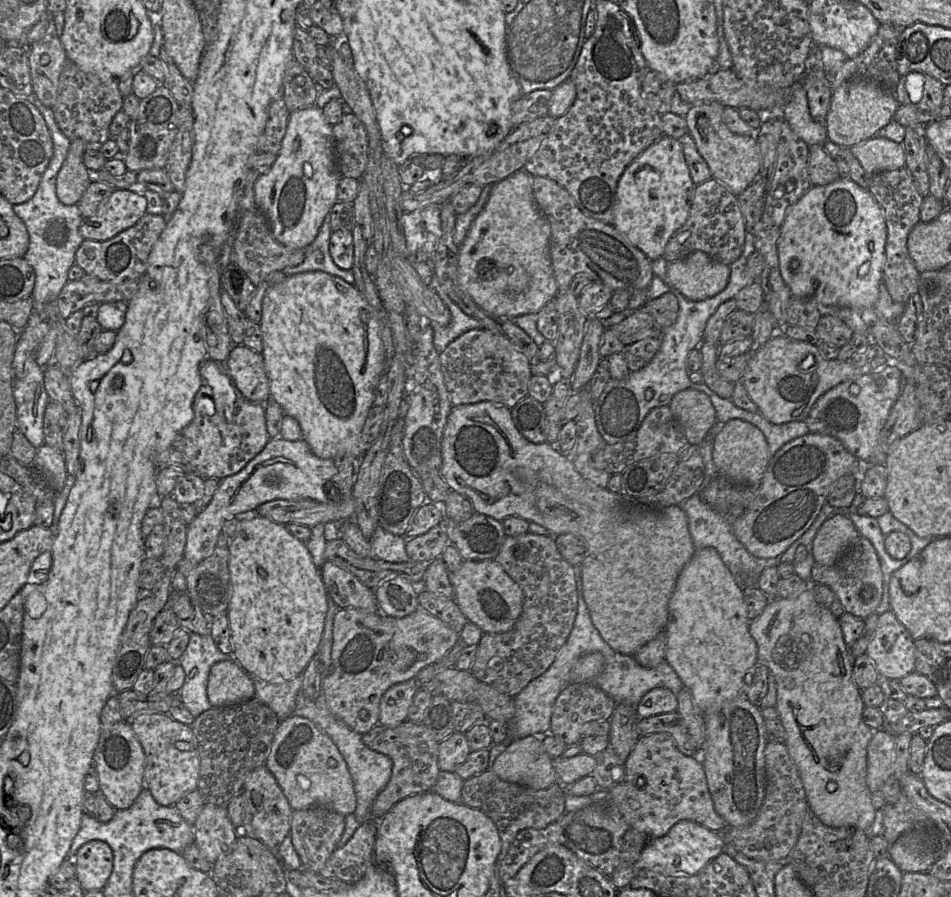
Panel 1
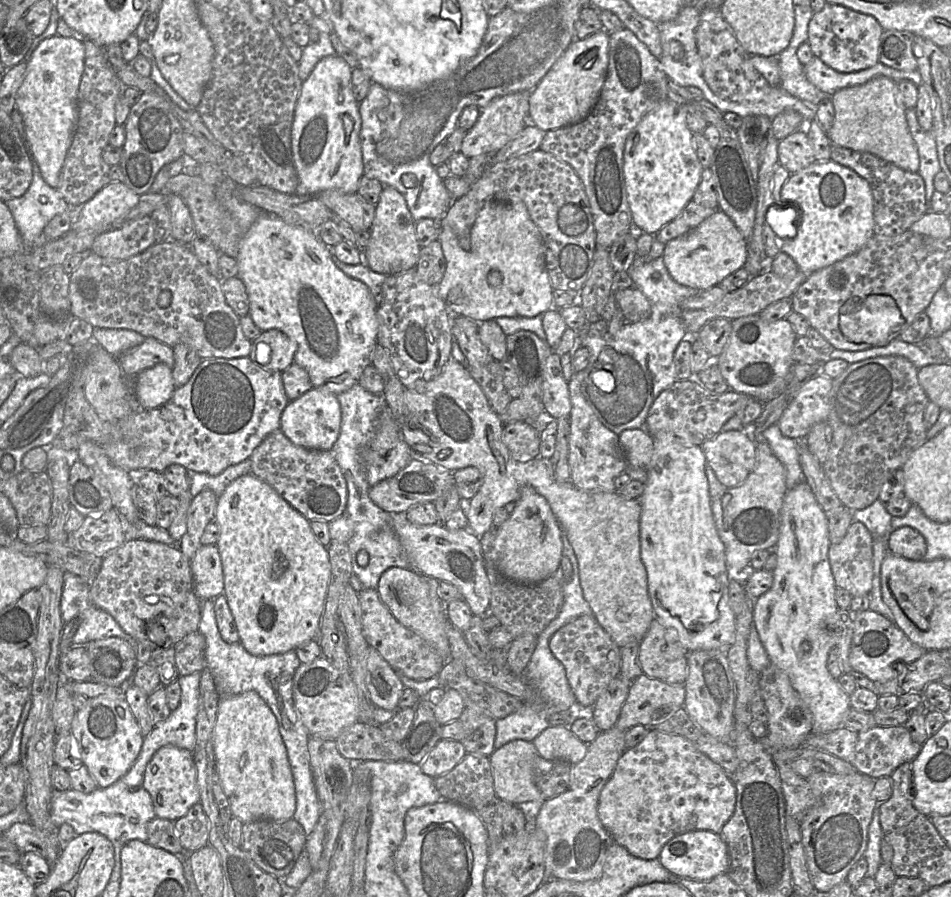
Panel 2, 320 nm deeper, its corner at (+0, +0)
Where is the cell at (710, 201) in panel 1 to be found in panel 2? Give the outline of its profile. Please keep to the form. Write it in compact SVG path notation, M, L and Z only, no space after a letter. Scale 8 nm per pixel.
M691 200L675 219L657 232L654 238L666 244L670 240L685 235L695 229L701 222L710 217L717 210L720 209L704 207Z

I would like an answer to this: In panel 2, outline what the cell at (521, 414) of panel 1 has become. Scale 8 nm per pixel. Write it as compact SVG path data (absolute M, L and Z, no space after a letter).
M524 421L509 423L502 431L502 442L514 460L530 461L539 457L540 428Z

